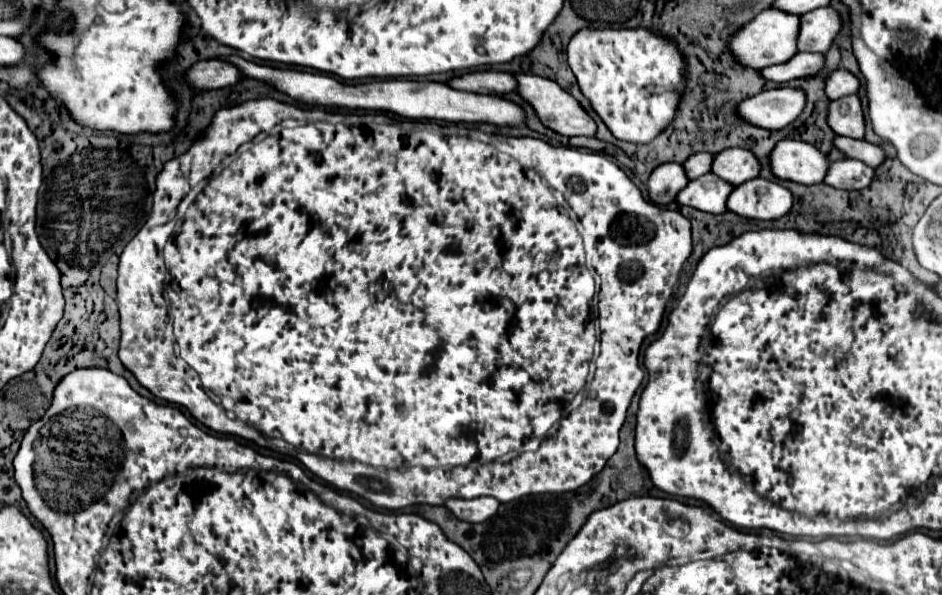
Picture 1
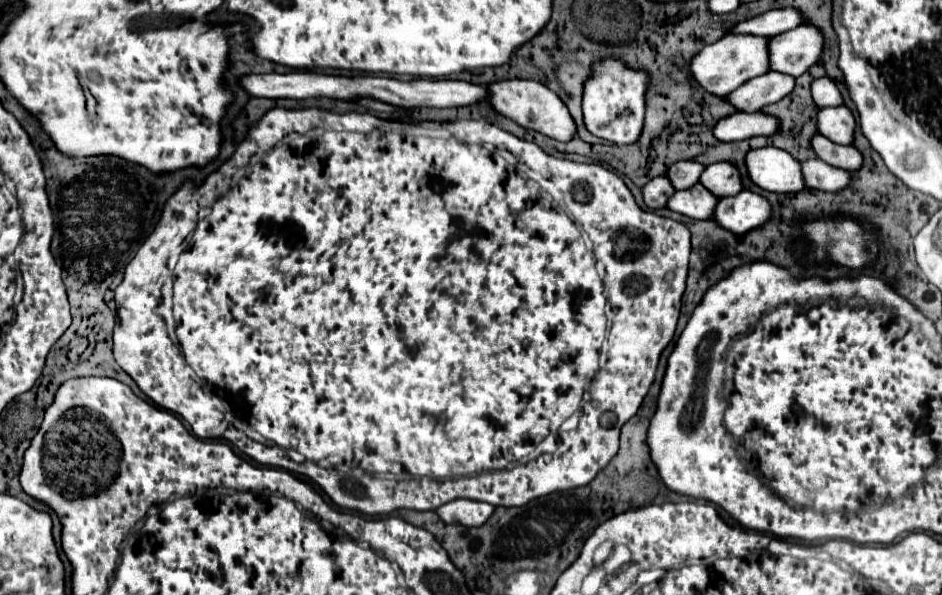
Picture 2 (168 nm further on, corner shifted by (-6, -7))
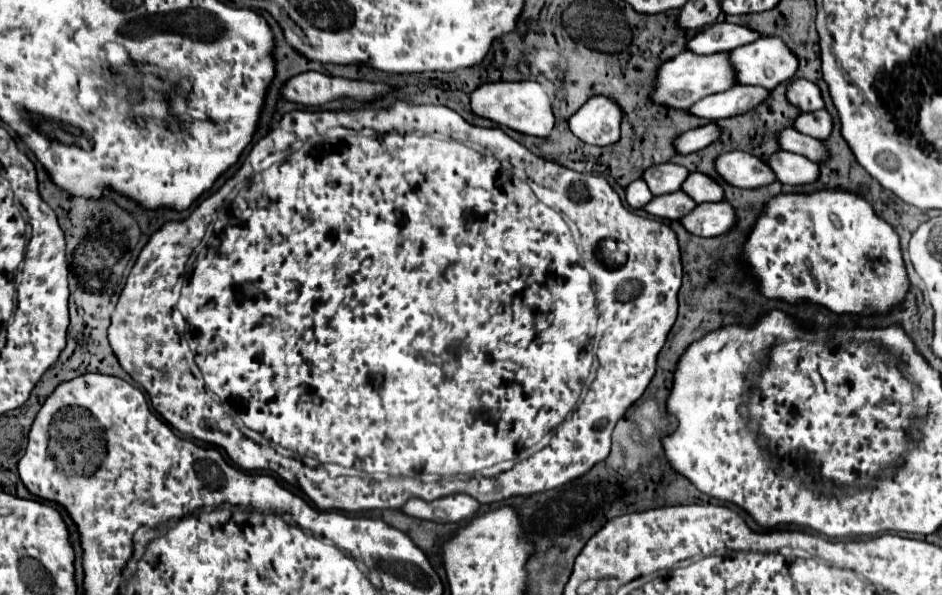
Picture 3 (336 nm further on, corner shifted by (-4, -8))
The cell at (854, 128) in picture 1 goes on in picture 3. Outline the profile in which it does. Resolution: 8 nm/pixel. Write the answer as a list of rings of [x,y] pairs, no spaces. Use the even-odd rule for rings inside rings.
[[[826,109],[814,111],[814,113],[800,113],[792,125],[798,133],[816,137],[816,139],[828,139],[832,129],[832,117]]]

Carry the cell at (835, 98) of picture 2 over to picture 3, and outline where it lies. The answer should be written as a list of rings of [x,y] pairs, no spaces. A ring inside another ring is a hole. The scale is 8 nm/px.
[[[792,79],[786,89],[786,97],[790,105],[798,107],[800,111],[818,111],[824,107],[820,89],[808,79]]]

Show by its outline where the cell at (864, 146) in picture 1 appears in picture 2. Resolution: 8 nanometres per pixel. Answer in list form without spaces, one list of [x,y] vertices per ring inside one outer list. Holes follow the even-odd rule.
[[[816,134],[812,138],[812,148],[820,160],[824,160],[832,166],[846,168],[850,172],[860,168],[860,152],[854,146],[840,146],[840,144],[830,142],[826,136]]]

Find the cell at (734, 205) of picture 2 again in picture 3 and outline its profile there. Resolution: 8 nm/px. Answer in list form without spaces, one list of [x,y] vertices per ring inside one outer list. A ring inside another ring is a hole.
[[[726,201],[696,205],[686,217],[678,219],[682,227],[698,237],[716,237],[734,225],[734,209]]]

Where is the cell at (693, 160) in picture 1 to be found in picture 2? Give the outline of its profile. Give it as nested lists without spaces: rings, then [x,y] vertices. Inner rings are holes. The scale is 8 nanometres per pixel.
[[[696,160],[676,162],[676,164],[672,164],[672,166],[668,168],[666,176],[672,180],[672,184],[674,184],[676,190],[686,190],[686,188],[694,186],[694,184],[700,180],[704,168],[706,168],[706,166],[700,164],[700,162],[696,162]]]

